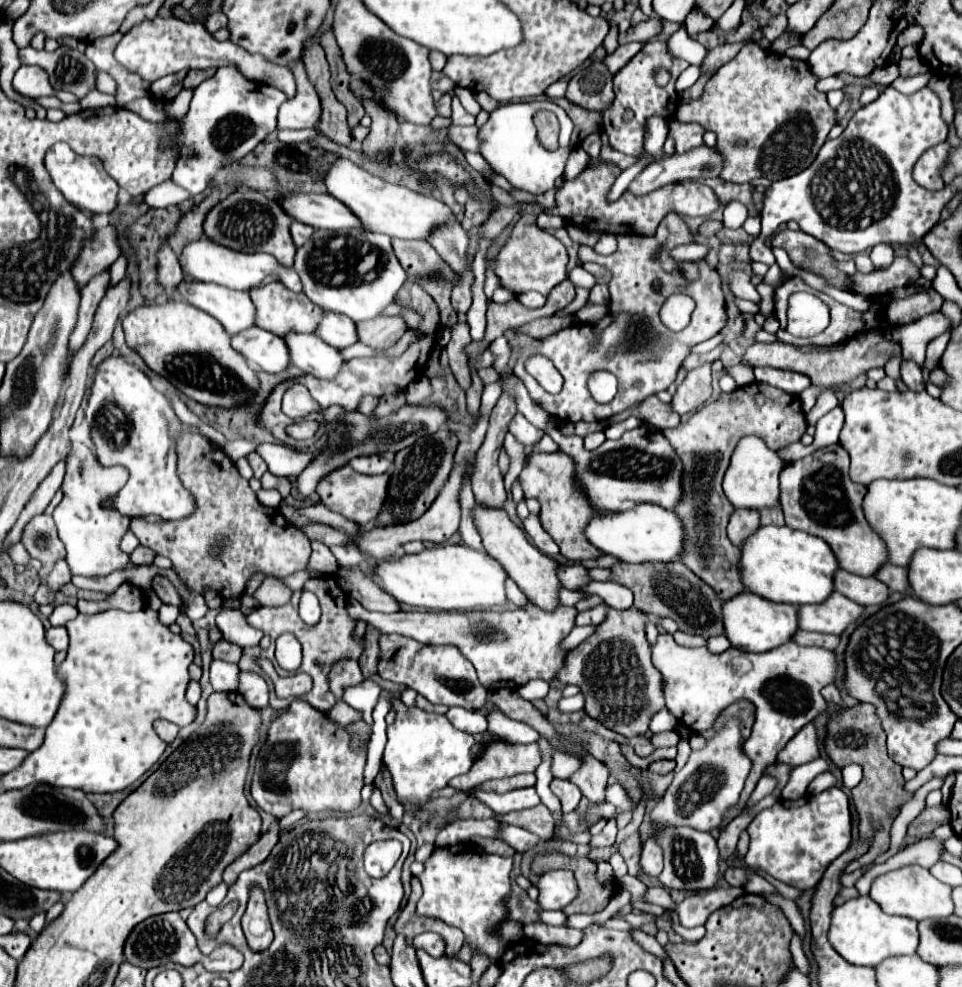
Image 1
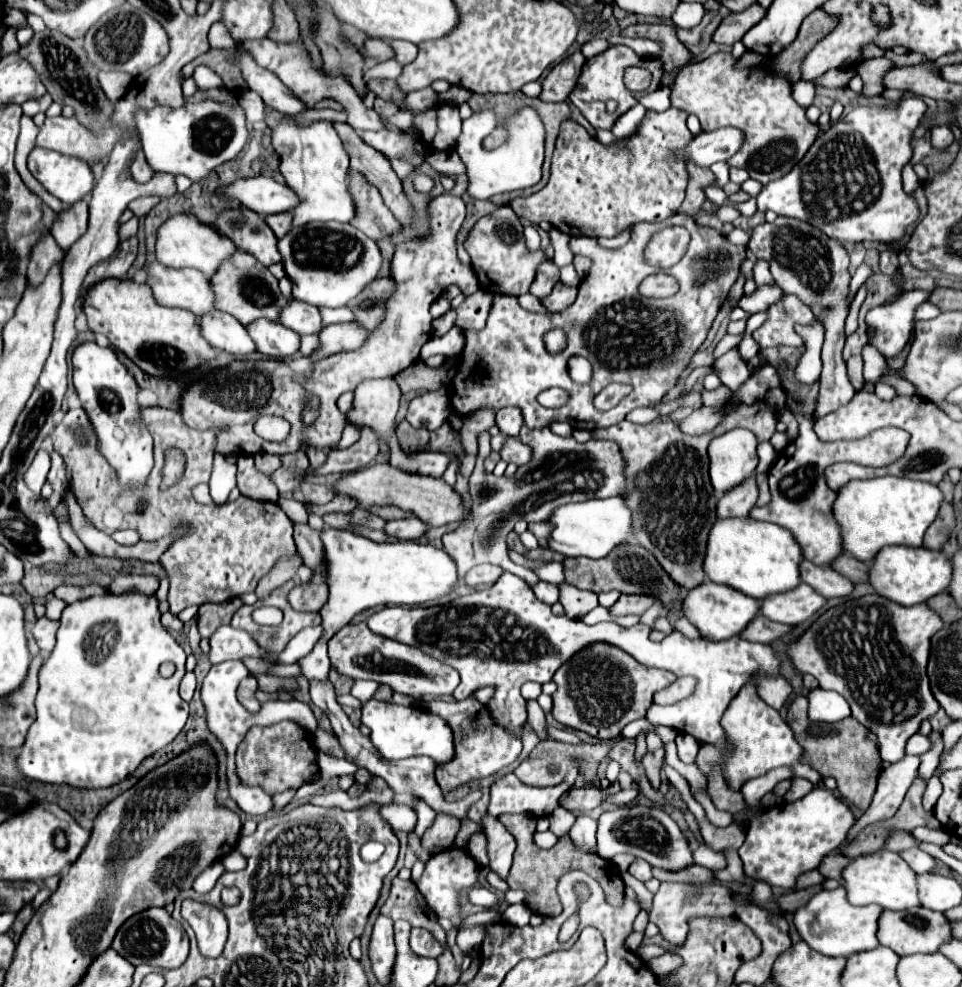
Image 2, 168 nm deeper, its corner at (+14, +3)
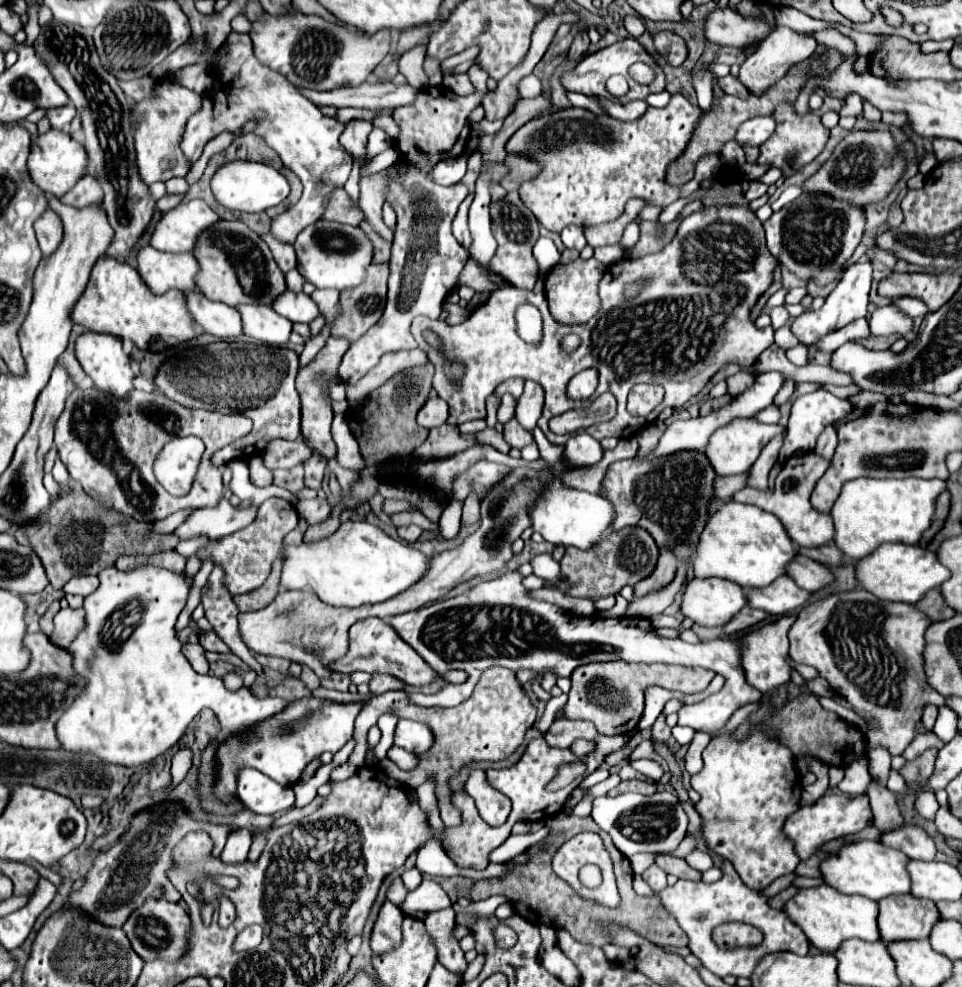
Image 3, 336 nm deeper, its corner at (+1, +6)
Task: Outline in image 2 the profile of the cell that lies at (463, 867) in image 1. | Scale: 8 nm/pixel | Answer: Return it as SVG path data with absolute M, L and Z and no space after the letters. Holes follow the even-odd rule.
M451 847L451 849L437 853L437 855L431 855L421 879L415 881L415 885L421 891L421 895L425 897L427 905L437 913L437 917L445 917L453 925L461 925L463 917L459 913L459 909L461 909L459 907L459 895L461 895L461 891L475 887L475 883L479 879L479 871L481 871L479 865L475 863L475 859L465 849Z

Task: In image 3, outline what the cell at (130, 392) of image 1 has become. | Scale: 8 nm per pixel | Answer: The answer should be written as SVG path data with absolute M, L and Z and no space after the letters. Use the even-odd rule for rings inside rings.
M88 330L76 338L76 358L82 364L84 372L94 380L98 390L110 392L116 398L122 398L132 390L134 372L130 368L130 358L122 350L120 338L114 338L112 334L96 334Z

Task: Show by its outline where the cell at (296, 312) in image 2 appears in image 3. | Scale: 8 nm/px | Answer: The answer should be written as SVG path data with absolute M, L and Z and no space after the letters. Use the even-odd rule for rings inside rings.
M286 290L282 296L278 296L278 300L274 300L272 310L276 310L280 316L288 318L290 322L312 322L320 310L314 304L314 300L304 294L304 292L290 292Z

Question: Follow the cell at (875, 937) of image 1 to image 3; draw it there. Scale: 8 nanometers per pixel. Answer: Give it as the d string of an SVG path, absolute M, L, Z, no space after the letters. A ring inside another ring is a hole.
M828 884L798 890L796 896L784 904L782 910L786 912L786 916L790 916L790 920L794 920L794 924L800 924L810 944L822 952L834 952L848 938L860 938L866 942L880 940L878 922L876 922L878 904L864 896L842 894Z

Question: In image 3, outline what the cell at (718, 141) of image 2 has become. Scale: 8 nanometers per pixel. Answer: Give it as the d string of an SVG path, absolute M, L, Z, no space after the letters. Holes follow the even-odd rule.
M758 116L758 118L752 118L748 122L744 122L740 128L738 128L738 134L736 134L736 140L744 146L760 146L762 142L766 142L772 132L776 128L776 120L772 116Z

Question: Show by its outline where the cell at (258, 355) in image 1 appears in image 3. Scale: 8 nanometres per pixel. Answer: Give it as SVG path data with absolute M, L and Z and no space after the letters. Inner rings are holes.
M186 292L186 308L190 310L190 316L208 334L214 334L220 340L232 342L242 336L242 320L238 310L208 300L202 292Z

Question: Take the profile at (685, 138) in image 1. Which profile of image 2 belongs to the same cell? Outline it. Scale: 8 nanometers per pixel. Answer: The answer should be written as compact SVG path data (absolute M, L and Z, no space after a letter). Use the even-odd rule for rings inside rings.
M675 107L663 113L647 111L641 129L623 141L631 153L605 147L579 123L565 121L557 137L549 183L529 197L513 199L513 211L533 223L549 221L571 237L615 237L639 221L667 219L681 207L689 183L685 163L667 161L671 149L685 147L693 139L685 121L687 113Z

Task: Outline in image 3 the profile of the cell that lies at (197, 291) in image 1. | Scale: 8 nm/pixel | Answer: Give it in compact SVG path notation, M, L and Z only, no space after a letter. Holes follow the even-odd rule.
M142 246L136 254L136 270L142 276L142 282L154 292L154 294L162 294L170 288L178 288L178 290L194 290L198 292L196 284L194 284L194 274L198 272L198 264L196 258L190 252L180 252L180 254L172 254L172 252L158 252L152 246Z

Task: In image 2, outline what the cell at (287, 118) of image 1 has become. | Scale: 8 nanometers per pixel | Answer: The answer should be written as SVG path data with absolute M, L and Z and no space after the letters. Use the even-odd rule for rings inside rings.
M261 39L261 41L249 41L245 45L241 45L245 51L249 51L257 63L261 63L261 67L273 71L287 87L289 91L299 97L307 107L315 107L317 101L321 101L323 97L331 97L335 101L339 101L345 111L349 113L347 117L347 123L361 131L361 129L371 129L371 131L381 131L383 129L383 123L379 121L377 113L373 109L367 109L363 105L363 101L359 99L359 95L355 93L355 89L343 79L343 77L337 77L337 79L331 79L325 71L317 71L317 67L313 67L313 63L309 61L309 55L307 55L307 49L305 45L297 43L297 45L279 45L279 43L273 43L271 39Z

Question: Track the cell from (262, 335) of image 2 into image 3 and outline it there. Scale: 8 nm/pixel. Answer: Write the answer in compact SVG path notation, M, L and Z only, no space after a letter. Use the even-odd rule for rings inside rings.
M244 304L242 308L236 308L242 316L242 332L258 342L270 344L270 346L286 346L292 322L280 314L276 314L272 308L266 306L254 306Z

